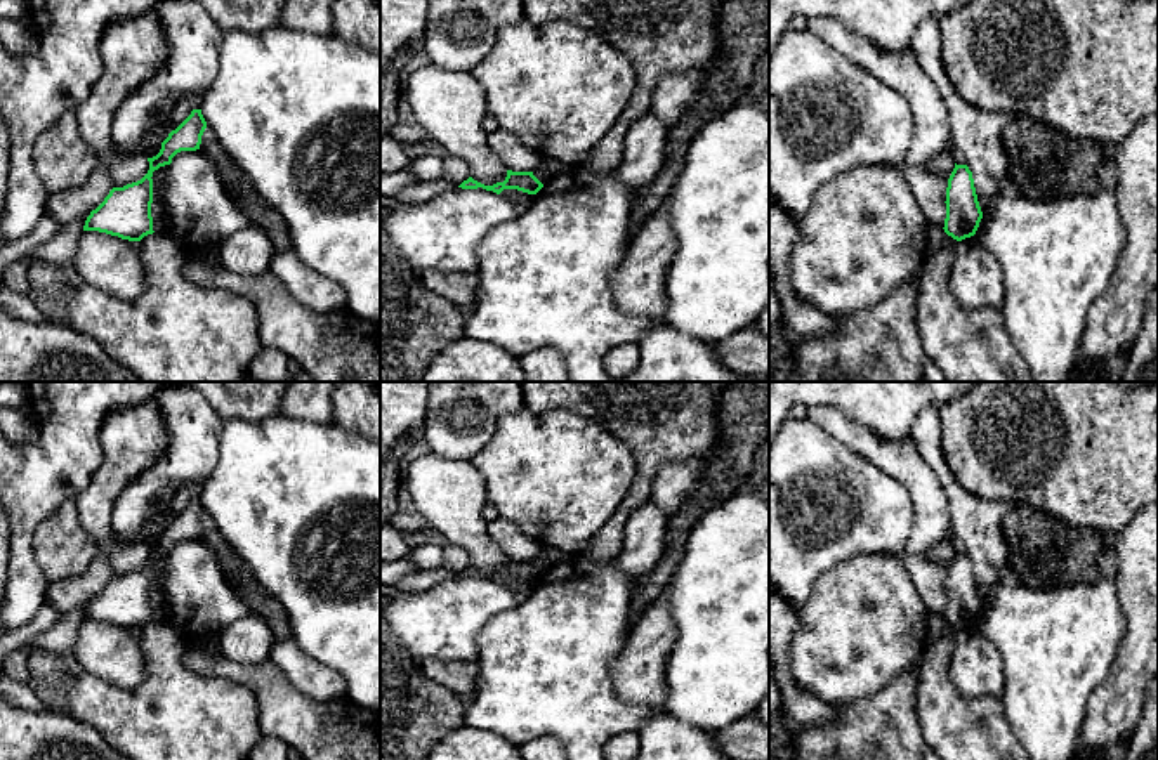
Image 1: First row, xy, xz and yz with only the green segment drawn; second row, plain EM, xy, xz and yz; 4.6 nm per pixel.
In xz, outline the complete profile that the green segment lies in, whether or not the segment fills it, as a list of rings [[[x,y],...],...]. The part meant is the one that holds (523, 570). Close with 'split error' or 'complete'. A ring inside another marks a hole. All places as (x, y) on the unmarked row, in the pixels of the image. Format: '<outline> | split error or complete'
[[[507,559],[507,566],[503,571],[497,571],[493,574],[484,574],[484,573],[474,569],[472,566],[469,566],[458,576],[462,576],[462,578],[483,576],[483,578],[493,580],[497,583],[500,583],[503,578],[517,578],[517,580],[523,580],[528,583],[536,583],[543,576],[543,573],[533,564],[533,560]]] | complete

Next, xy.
[[[193,498],[161,531],[160,541],[148,547],[148,562],[137,571],[113,576],[104,590],[90,600],[83,619],[99,619],[128,630],[141,630],[144,625],[153,623],[153,560],[170,554],[172,547],[181,540],[200,538],[205,517],[207,510],[201,498]]] | complete

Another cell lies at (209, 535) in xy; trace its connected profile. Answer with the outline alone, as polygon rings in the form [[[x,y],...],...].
[[[208,515],[201,524],[200,540],[215,554],[227,583],[247,604],[248,611],[266,619],[276,640],[292,639],[283,606],[266,592],[252,569],[229,548]]]

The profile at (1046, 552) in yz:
[[[1009,505],[1003,534],[1010,547],[1010,569],[1024,586],[1063,590],[1099,581],[1102,533],[1076,527],[1030,505]]]

